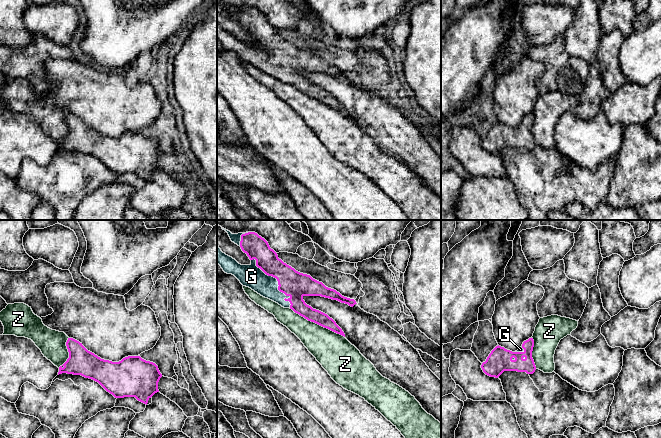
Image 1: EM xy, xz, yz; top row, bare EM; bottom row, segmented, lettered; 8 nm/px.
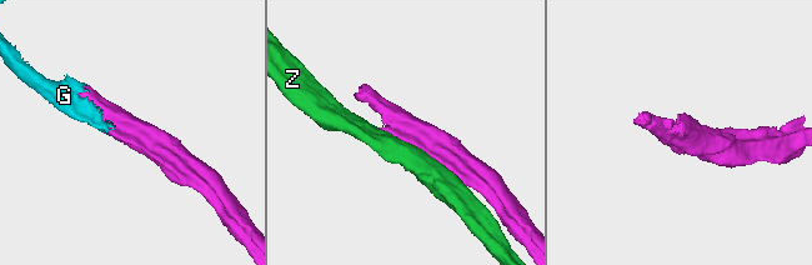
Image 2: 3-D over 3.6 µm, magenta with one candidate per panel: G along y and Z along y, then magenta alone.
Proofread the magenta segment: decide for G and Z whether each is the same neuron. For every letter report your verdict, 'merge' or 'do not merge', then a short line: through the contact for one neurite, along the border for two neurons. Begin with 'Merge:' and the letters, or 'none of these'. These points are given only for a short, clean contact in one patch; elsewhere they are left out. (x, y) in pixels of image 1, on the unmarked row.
Merge: G
G: merge
Z: do not merge

